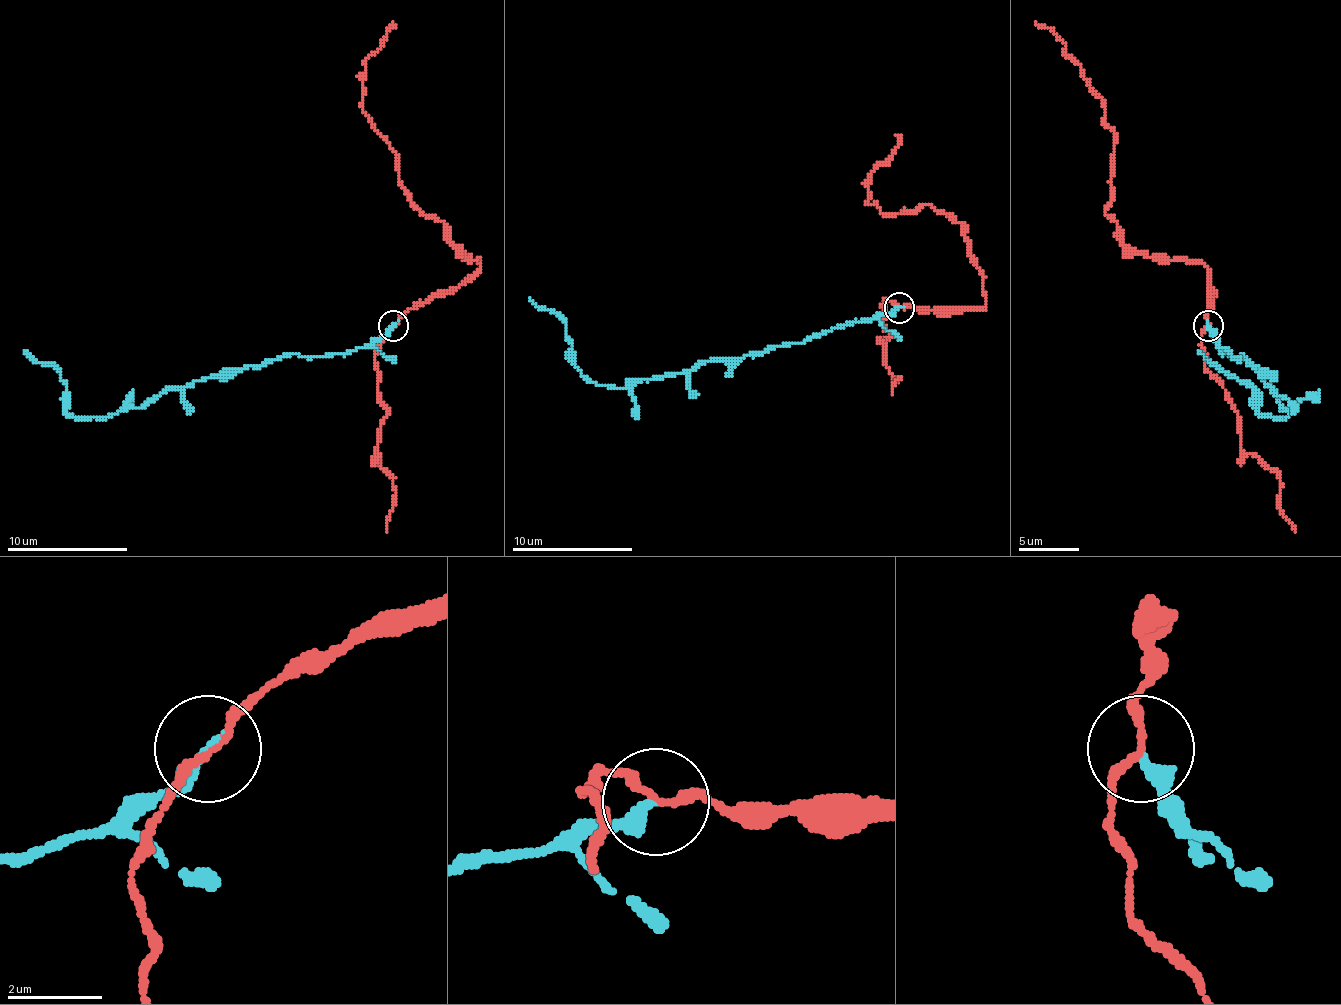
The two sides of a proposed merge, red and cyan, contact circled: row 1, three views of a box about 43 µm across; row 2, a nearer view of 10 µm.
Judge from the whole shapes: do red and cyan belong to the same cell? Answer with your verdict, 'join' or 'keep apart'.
keep apart

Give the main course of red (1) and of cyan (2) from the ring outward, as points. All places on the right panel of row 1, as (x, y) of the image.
1: (1207, 326), (1204, 266), (1123, 245), (1105, 206), (1114, 151), (1105, 100), (1035, 21)
2: (1207, 326), (1225, 353), (1243, 353), (1289, 414), (1268, 417), (1259, 411), (1249, 387), (1198, 350)

